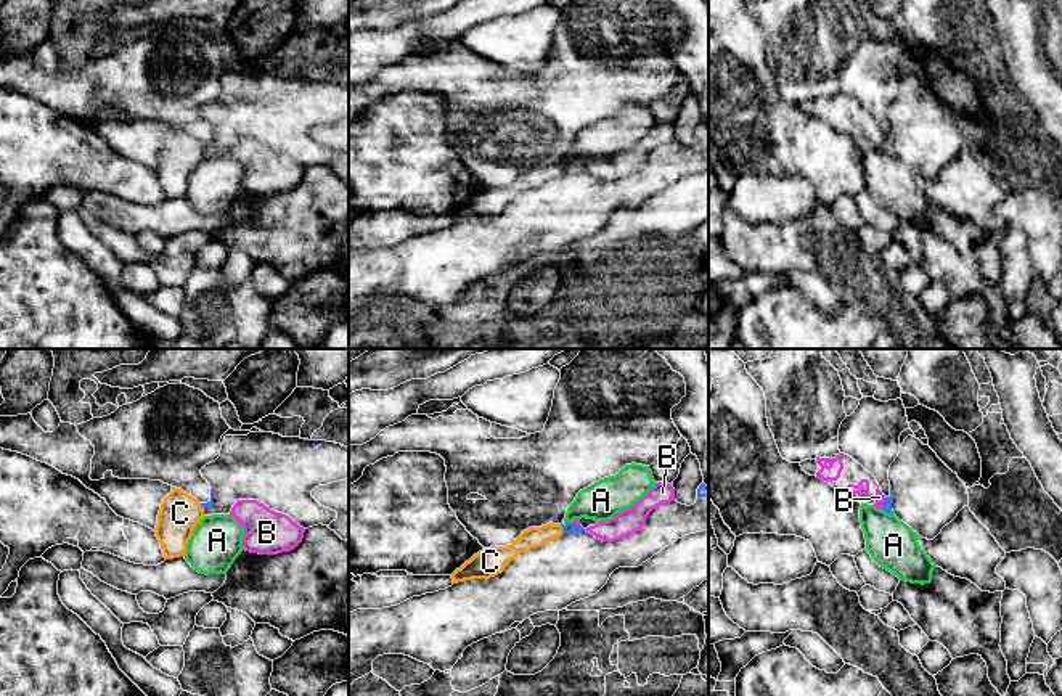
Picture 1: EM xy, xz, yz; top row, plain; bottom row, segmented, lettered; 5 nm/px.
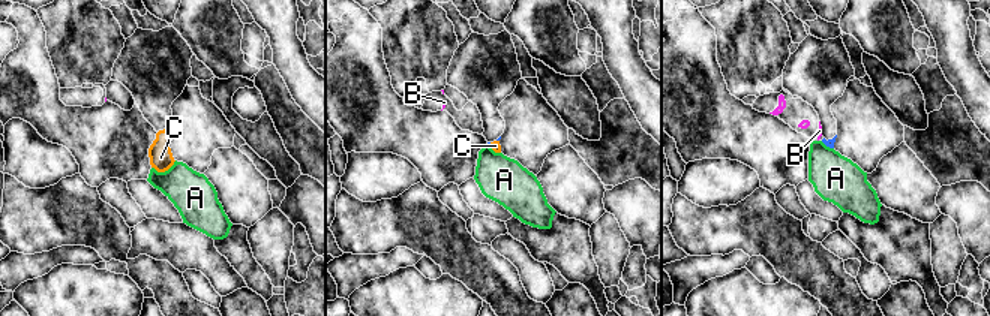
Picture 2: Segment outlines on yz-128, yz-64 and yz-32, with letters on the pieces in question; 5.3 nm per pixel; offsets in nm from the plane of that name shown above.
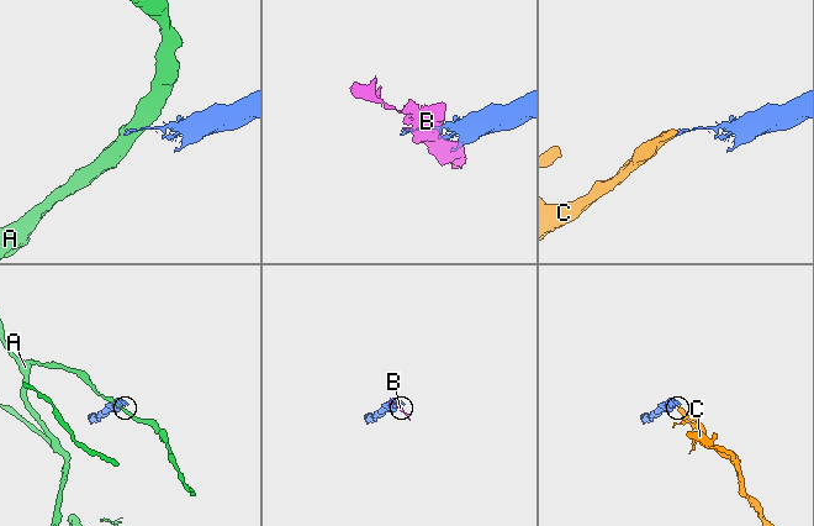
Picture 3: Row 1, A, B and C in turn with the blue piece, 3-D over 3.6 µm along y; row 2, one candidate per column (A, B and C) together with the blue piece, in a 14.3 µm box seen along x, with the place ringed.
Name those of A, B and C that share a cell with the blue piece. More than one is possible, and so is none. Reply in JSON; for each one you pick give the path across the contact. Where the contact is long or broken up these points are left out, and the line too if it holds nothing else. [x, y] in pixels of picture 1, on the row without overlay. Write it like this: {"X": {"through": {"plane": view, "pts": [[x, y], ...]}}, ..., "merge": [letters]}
{"merge": []}

